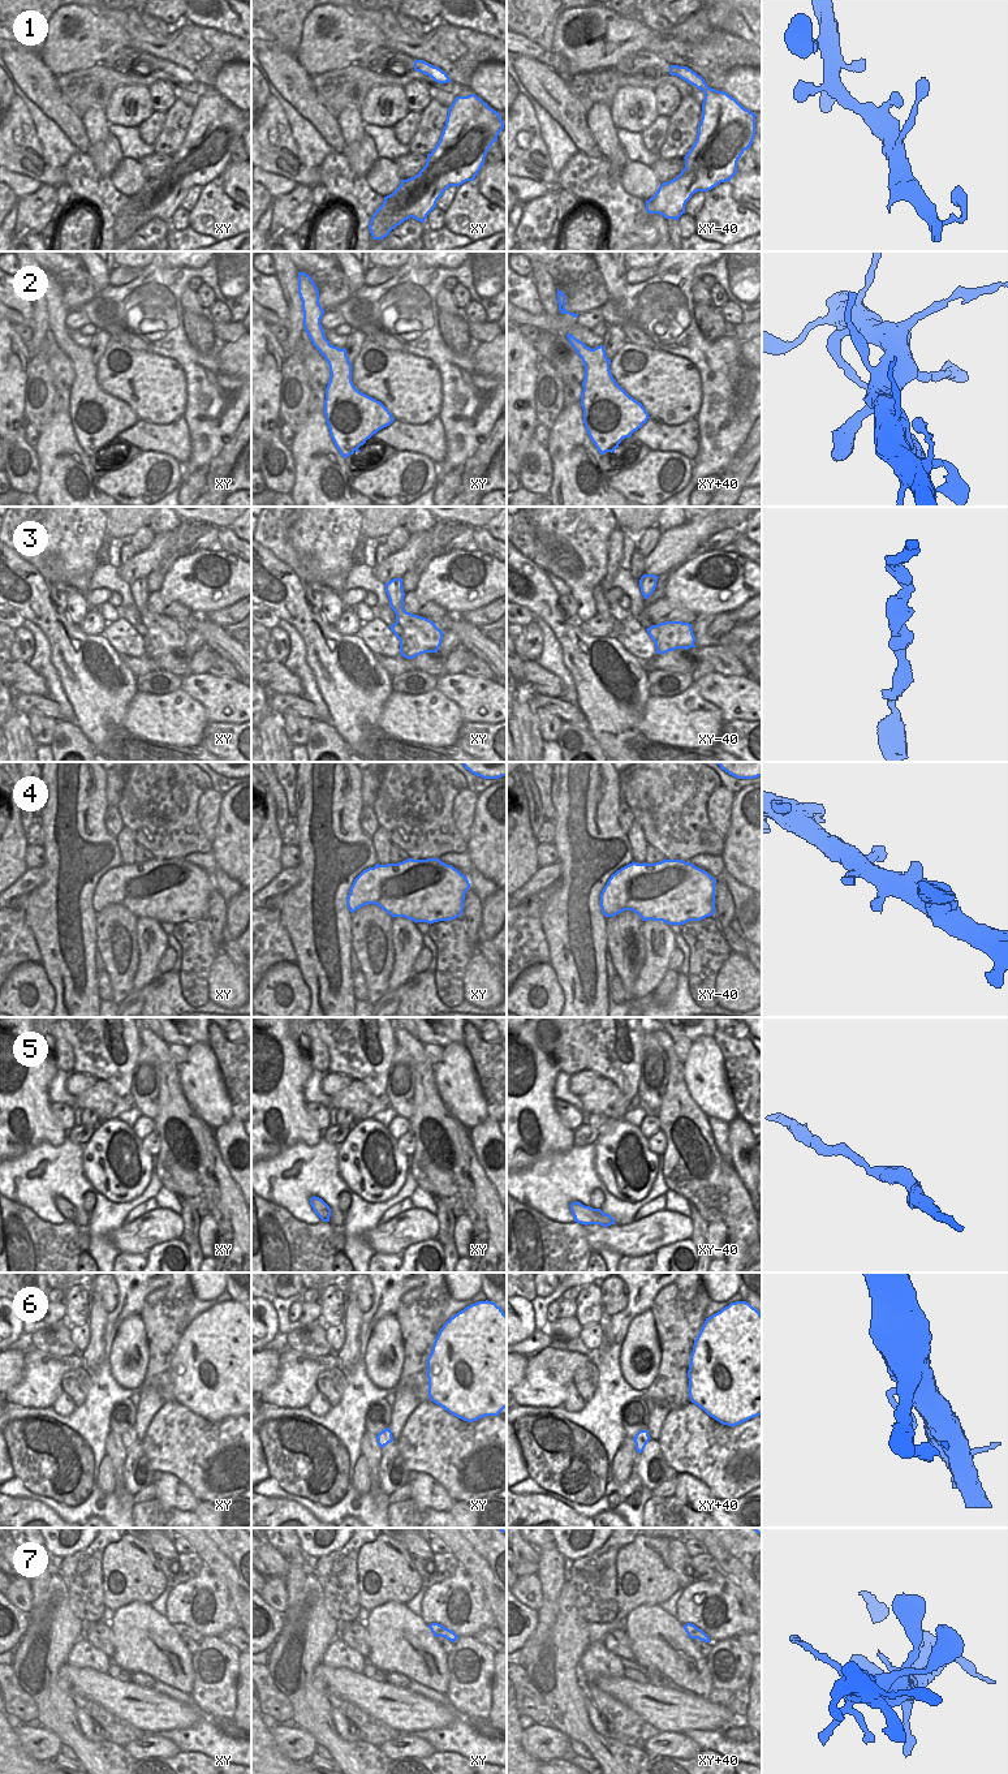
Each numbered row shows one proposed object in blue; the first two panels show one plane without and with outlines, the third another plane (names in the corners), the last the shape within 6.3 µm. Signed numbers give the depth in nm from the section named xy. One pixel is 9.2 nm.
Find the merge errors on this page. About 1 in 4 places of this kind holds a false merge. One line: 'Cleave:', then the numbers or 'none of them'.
Cleave: none of them

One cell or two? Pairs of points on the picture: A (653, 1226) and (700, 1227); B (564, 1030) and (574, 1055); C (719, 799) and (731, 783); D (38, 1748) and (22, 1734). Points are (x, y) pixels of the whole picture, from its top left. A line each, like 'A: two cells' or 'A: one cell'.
A: two cells
B: one cell
C: two cells
D: one cell

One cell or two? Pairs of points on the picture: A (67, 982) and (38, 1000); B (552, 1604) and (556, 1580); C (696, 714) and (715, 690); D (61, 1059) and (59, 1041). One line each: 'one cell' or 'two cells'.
A: two cells
B: one cell
C: two cells
D: one cell

